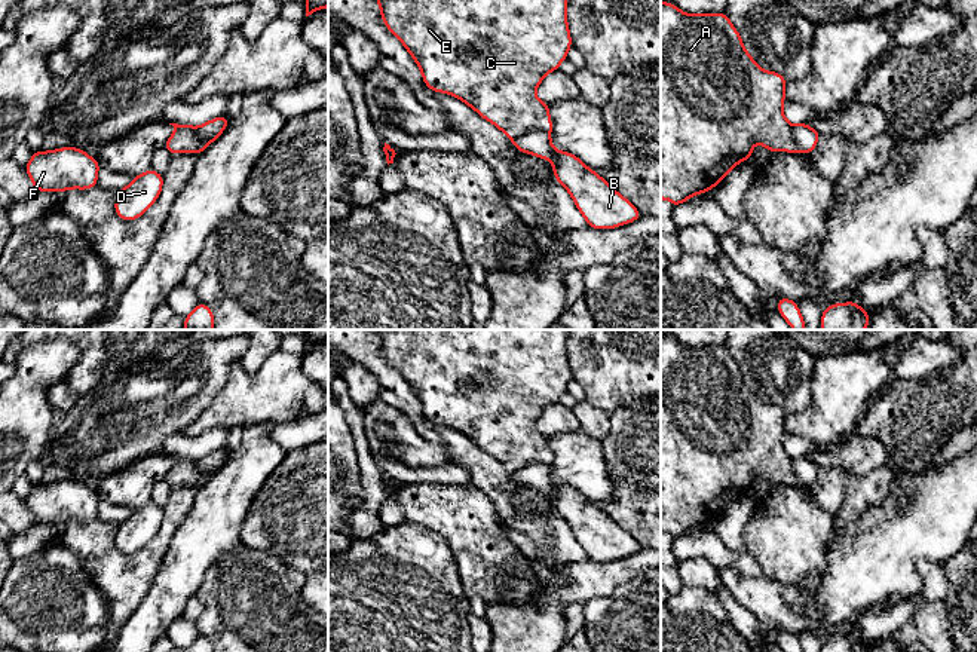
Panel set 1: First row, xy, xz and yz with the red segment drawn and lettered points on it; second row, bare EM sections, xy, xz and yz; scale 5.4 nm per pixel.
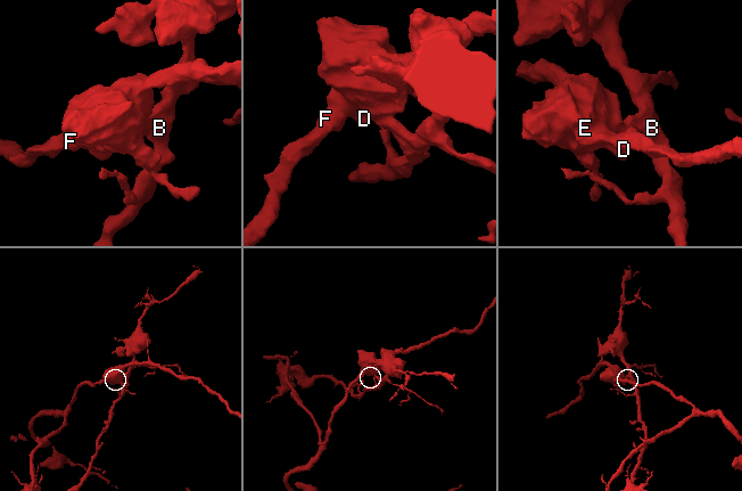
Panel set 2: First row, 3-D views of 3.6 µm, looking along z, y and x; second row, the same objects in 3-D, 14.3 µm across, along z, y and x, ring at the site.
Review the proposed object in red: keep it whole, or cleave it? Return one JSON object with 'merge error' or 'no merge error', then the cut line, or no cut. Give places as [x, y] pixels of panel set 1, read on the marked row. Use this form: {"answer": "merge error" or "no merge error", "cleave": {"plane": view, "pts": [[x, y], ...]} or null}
{"answer": "merge error", "cleave": {"plane": "xz", "pts": [[550, 129], [533, 129], [512, 140]]}}

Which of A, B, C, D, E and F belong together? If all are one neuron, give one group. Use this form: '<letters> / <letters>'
A C D E F / B

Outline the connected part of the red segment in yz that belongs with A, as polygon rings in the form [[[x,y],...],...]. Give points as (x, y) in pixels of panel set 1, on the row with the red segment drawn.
[[[661,1],[661,199],[668,199],[676,208],[698,193],[710,192],[739,162],[751,159],[756,143],[771,153],[797,153],[793,125],[782,113],[785,82],[780,73],[757,65],[725,12],[690,15]]]

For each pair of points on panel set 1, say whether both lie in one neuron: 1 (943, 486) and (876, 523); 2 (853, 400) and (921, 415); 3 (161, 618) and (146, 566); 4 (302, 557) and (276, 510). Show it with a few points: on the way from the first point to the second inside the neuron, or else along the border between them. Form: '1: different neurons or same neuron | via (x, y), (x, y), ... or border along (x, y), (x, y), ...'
1: same neuron | via (927, 502), (906, 523), (893, 523)
2: different neurons | border along (894, 379), (872, 400), (855, 432)
3: different neurons | border along (165, 551), (146, 596), (132, 614)
4: same neuron | via (302, 545), (302, 535), (288, 522)

